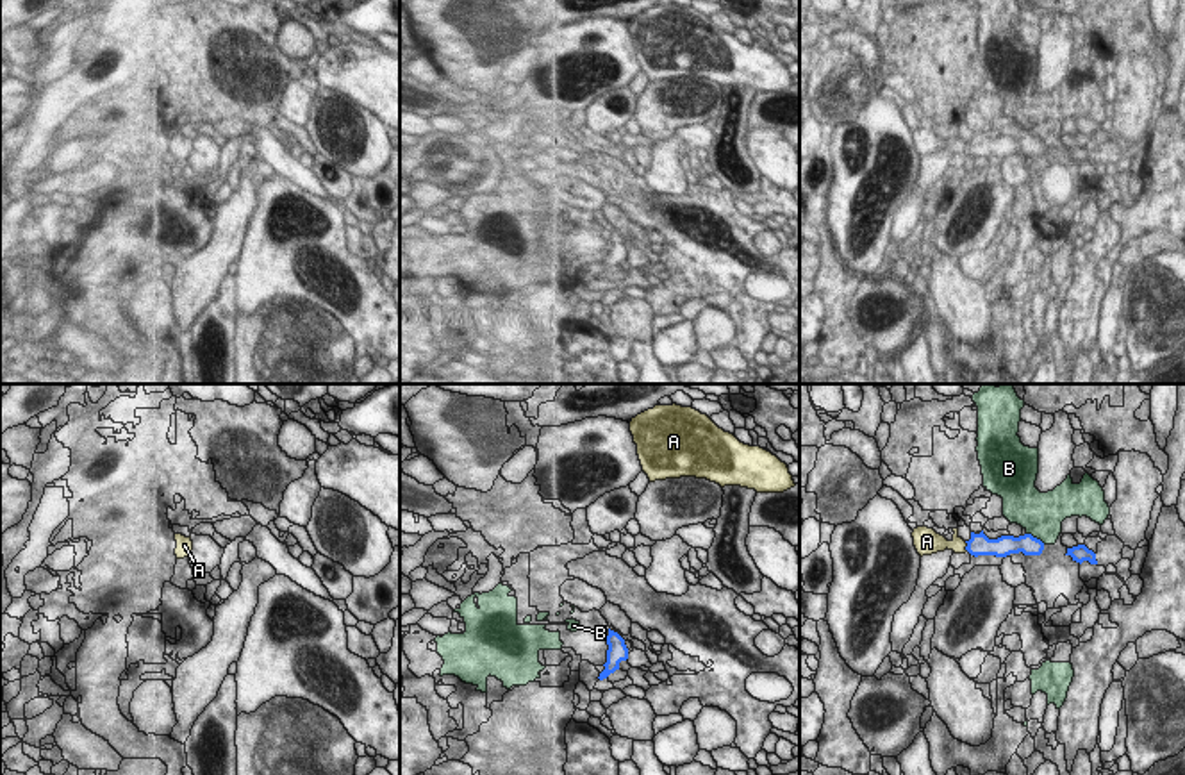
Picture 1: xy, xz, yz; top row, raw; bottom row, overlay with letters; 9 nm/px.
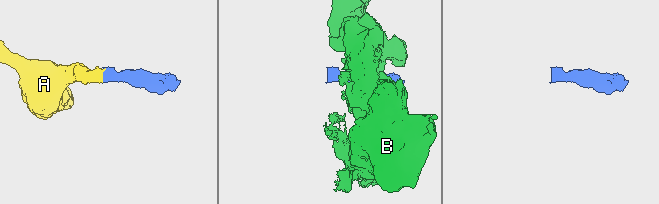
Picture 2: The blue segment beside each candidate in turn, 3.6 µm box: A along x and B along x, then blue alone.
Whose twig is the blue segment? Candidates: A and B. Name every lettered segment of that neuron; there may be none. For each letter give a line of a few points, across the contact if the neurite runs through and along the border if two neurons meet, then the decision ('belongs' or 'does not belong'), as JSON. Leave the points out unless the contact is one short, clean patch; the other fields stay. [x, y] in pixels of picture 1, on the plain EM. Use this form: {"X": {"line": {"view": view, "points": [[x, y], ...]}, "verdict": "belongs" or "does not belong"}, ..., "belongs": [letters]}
{"A": {"verdict": "belongs"}, "B": {"verdict": "does not belong"}, "belongs": ["A"]}

